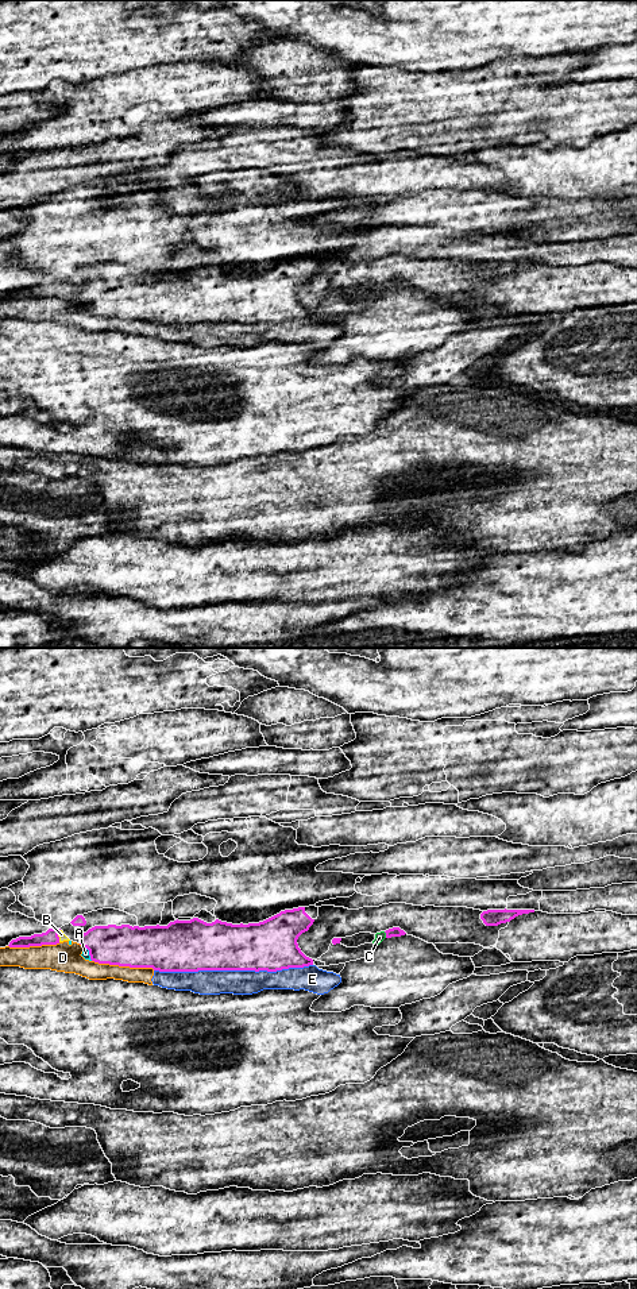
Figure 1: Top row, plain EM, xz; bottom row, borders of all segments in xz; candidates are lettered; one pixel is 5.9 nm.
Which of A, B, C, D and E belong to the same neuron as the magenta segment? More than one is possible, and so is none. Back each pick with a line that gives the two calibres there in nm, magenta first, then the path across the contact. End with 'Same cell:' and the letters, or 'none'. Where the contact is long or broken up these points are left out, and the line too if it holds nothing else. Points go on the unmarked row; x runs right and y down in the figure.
A: calibres 240 and 50 nm
B: calibres 90 and 50 nm
Same cell: A, B

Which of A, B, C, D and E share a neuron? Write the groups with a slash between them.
A B / C / D E

